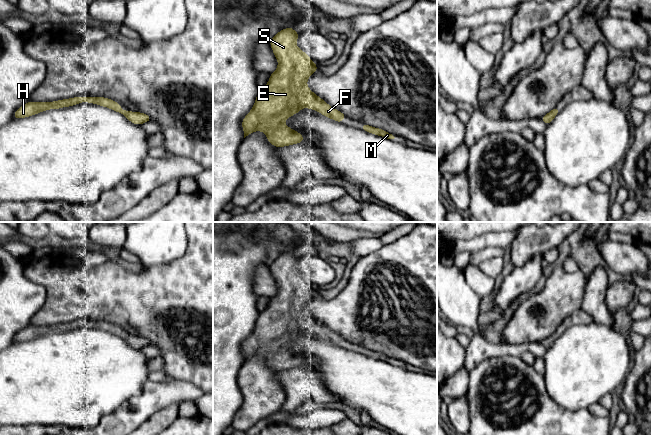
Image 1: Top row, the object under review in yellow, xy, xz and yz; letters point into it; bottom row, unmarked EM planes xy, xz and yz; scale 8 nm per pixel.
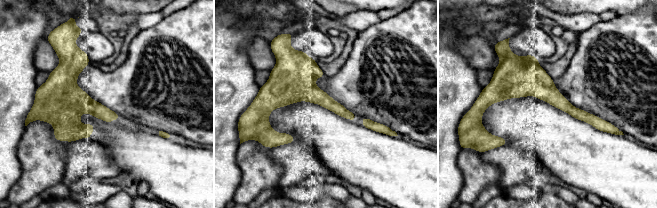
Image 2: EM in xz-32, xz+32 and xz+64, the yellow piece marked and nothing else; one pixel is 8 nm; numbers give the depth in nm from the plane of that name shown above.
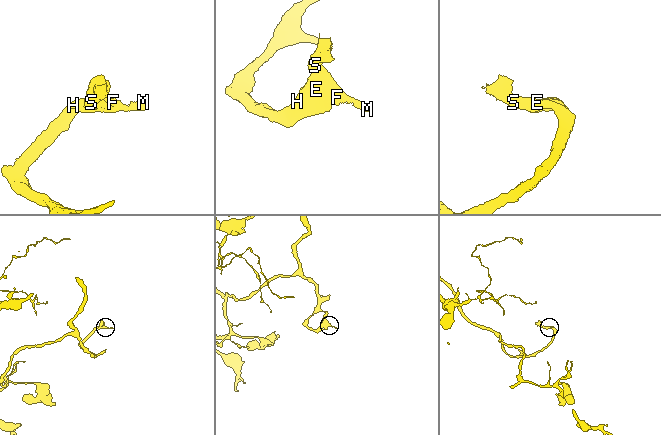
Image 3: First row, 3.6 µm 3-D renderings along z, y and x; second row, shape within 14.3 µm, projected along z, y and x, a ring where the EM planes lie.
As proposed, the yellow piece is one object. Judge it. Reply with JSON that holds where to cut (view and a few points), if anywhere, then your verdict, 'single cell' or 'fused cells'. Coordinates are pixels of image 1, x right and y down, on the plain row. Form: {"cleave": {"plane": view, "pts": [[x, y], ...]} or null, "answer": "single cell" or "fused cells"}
{"cleave": null, "answer": "single cell"}

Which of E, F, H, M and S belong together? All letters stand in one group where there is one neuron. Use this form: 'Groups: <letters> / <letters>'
Groups: E F H M S

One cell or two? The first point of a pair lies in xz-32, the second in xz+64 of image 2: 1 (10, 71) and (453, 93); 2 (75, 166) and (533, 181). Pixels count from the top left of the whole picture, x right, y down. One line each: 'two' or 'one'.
1: one
2: two

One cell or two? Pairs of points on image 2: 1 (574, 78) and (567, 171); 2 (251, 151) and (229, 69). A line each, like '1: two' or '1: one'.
1: two
2: two

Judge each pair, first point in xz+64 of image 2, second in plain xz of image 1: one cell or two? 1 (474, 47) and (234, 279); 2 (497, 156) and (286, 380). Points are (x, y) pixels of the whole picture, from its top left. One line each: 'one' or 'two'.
1: two
2: one

